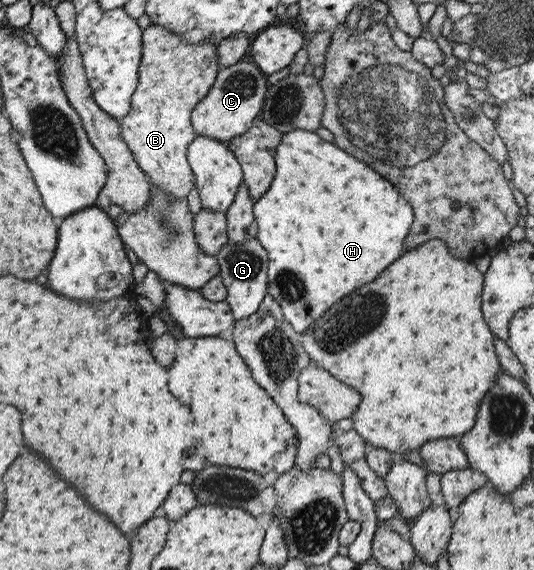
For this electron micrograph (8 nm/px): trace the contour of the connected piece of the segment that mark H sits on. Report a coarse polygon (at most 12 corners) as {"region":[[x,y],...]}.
{"region":[[292,129],[252,202],[295,335],[403,251],[411,205]]}

